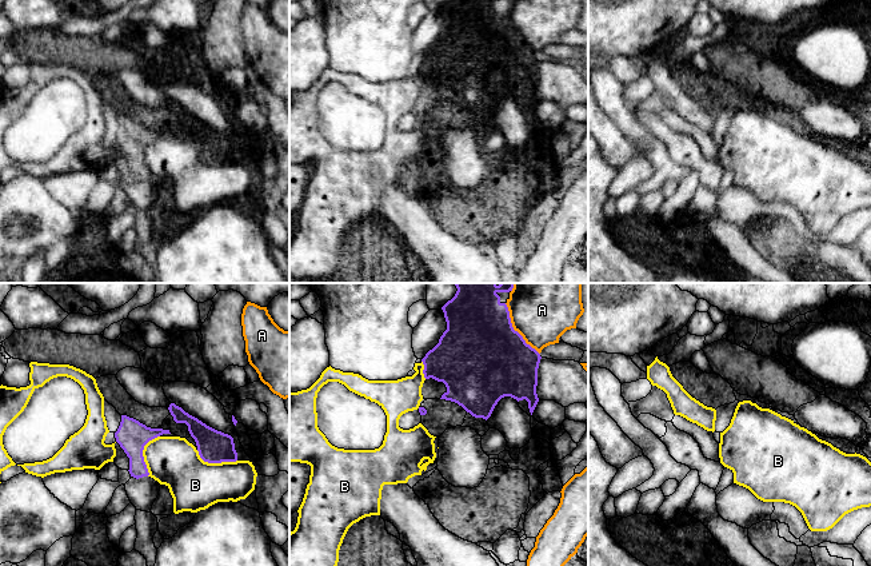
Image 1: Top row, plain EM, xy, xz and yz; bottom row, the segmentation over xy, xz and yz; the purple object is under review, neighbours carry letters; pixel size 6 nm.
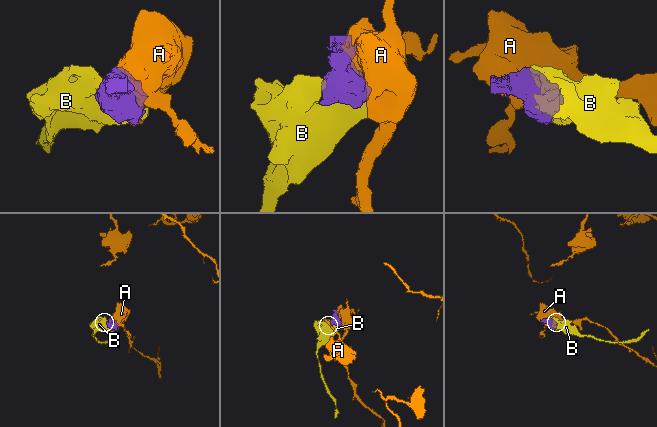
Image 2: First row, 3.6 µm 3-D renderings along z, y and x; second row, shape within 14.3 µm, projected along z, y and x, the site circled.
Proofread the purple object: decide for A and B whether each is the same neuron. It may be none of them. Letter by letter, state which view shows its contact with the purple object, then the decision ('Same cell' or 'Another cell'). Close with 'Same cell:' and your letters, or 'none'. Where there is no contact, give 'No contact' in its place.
A: Touches purple in xz. Another cell
B: Touches purple in xy. Another cell
Same cell: none

